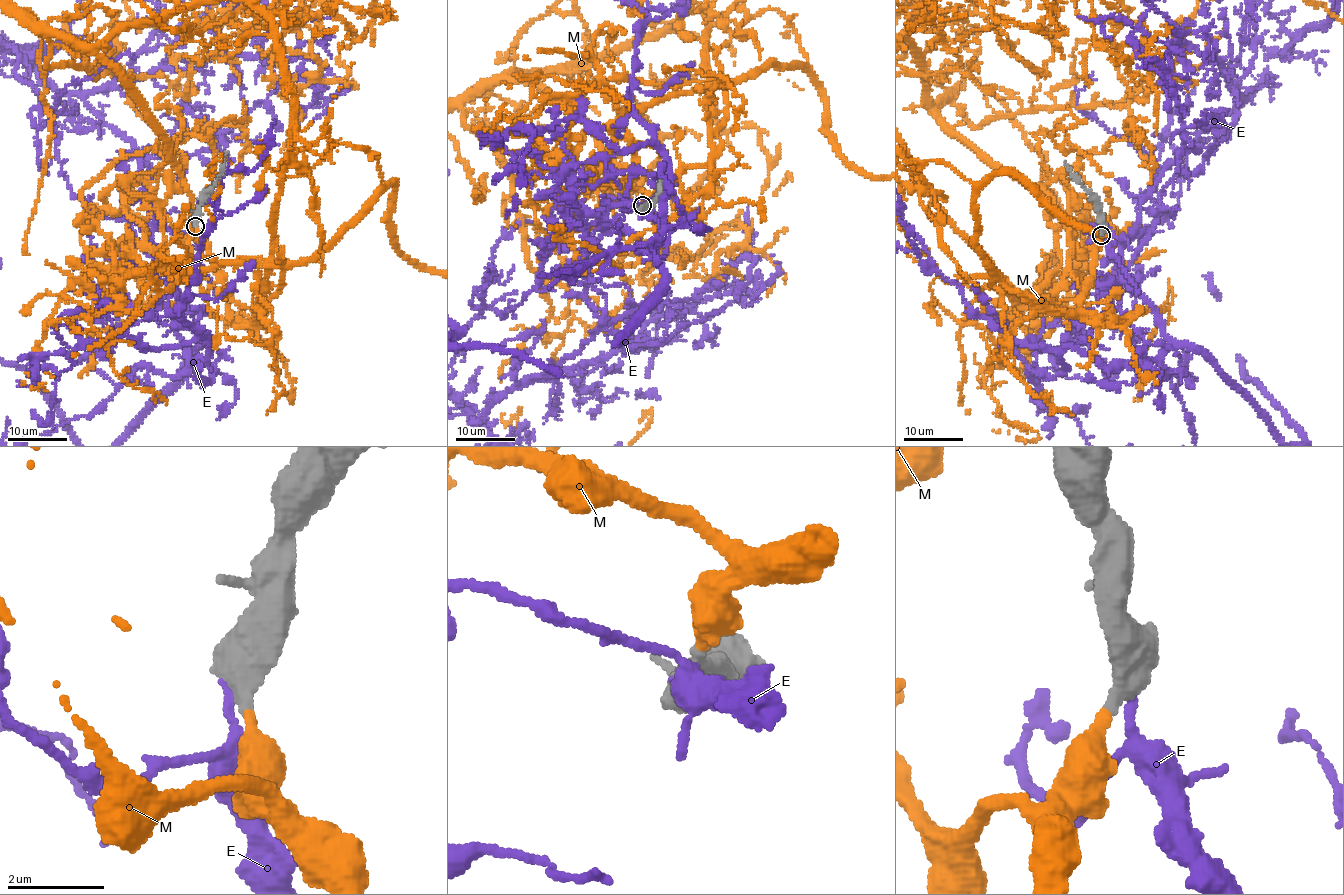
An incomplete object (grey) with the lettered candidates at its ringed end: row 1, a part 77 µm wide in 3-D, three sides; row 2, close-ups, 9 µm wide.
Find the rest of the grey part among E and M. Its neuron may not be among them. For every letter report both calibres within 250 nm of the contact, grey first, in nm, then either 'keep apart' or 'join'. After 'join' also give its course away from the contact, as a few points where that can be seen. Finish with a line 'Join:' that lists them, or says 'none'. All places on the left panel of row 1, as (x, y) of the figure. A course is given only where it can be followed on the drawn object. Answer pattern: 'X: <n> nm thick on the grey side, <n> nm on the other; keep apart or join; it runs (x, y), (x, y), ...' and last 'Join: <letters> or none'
E: 750 nm thick on the grey side, 160 nm on the other; keep apart
M: 420 nm thick on the grey side, 340 nm on the other; join
Join: M

